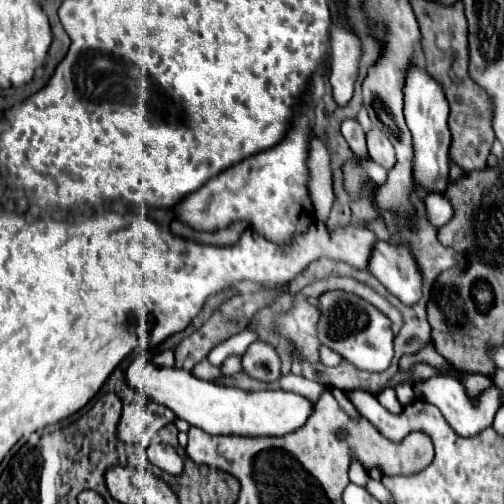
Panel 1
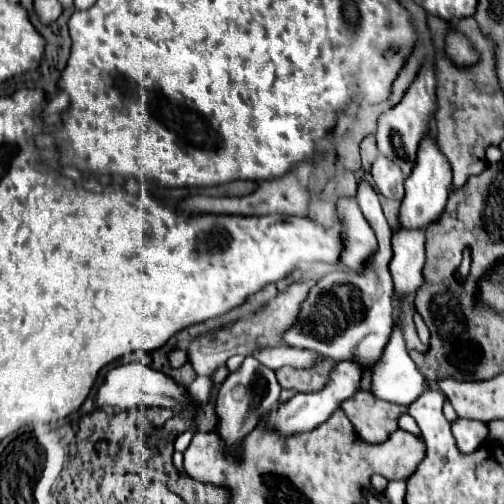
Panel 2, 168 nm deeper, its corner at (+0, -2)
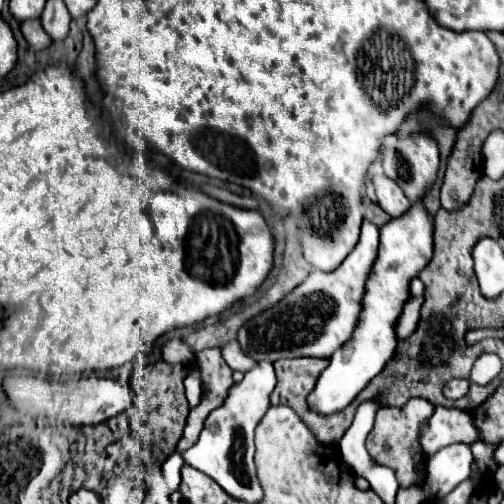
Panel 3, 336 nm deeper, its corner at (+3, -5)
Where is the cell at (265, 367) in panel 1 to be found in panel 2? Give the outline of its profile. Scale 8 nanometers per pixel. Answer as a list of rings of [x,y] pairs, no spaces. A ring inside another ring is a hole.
[[[251,355],[245,357],[243,365],[237,371],[233,371],[221,383],[221,389],[219,389],[219,395],[217,395],[215,413],[219,417],[217,433],[225,441],[227,451],[235,451],[239,447],[239,441],[255,429],[257,419],[261,415],[265,415],[269,409],[273,409],[273,405],[279,399],[279,391],[281,391],[281,385],[279,385],[279,381],[275,377],[275,371],[271,371],[269,367],[265,367],[263,363],[259,363]]]

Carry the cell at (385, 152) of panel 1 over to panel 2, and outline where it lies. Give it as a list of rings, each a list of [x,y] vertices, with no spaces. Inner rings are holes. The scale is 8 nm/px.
[[[379,155],[371,165],[371,177],[373,177],[373,181],[383,197],[403,199],[405,175],[391,159],[385,159],[385,155]]]

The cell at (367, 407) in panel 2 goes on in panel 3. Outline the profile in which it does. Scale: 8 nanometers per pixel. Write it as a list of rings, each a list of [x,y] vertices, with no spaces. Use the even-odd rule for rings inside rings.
[[[410,398],[402,408],[380,408],[376,414],[374,428],[368,434],[368,452],[374,462],[384,464],[396,472],[400,488],[418,486],[426,476],[426,458],[420,446],[420,428],[428,424],[434,406],[424,398]]]

